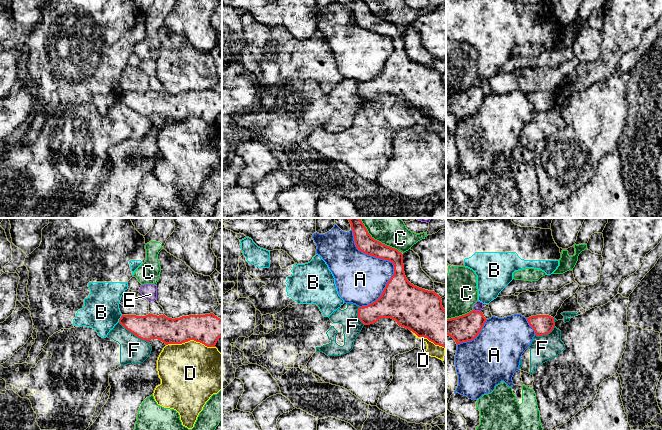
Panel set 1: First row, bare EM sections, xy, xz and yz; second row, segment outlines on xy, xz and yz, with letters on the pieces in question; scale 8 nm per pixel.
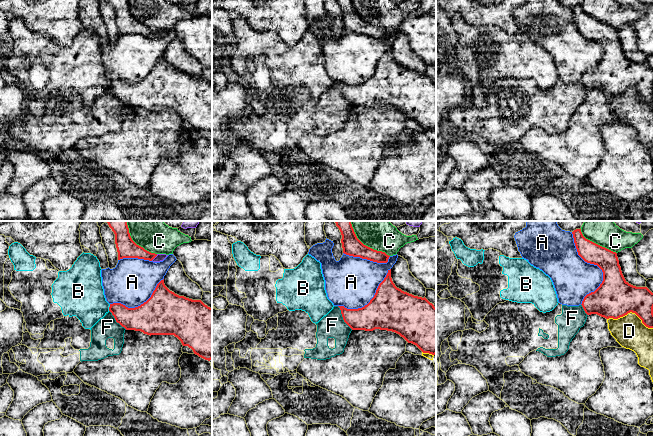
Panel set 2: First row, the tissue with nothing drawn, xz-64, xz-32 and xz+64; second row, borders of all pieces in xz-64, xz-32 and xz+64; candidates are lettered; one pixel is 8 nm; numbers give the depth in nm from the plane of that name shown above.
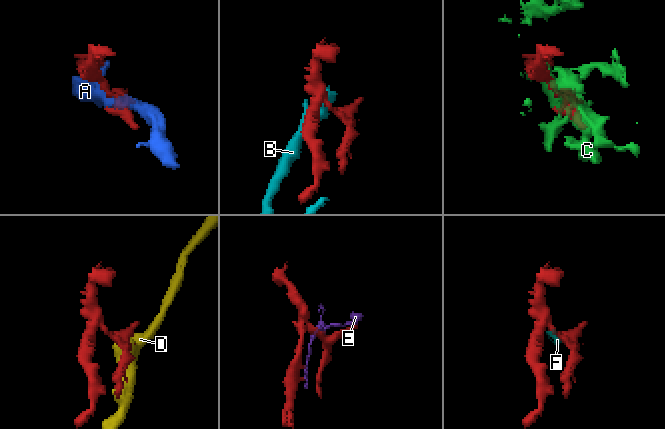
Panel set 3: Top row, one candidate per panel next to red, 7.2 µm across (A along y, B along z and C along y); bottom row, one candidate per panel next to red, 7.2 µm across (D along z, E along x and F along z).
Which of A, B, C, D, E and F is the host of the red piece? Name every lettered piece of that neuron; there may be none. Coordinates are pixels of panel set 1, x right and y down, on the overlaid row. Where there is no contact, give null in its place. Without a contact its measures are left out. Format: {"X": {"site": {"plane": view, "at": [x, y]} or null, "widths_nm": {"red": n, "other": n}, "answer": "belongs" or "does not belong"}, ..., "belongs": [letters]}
{"A": {"site": {"plane": "xz", "at": [390, 261]}, "widths_nm": {"red": 220, "other": 360}, "answer": "does not belong"}, "B": {"site": {"plane": "xy", "at": [120, 318]}, "widths_nm": {"red": 200, "other": 300}, "answer": "does not belong"}, "C": {"site": {"plane": "xz", "at": [378, 241]}, "widths_nm": {"red": 150, "other": 300}, "answer": "does not belong"}, "D": {"site": {"plane": "xy", "at": [190, 339]}, "widths_nm": {"red": 240, "other": 460}, "answer": "does not belong"}, "E": {"site": {"plane": "yz", "at": [477, 311]}, "widths_nm": {"red": 220, "other": 70}, "answer": "does not belong"}, "F": {"site": {"plane": "xy", "at": [133, 333]}, "widths_nm": {"red": 200, "other": 220}, "answer": "does not belong"}, "belongs": []}

